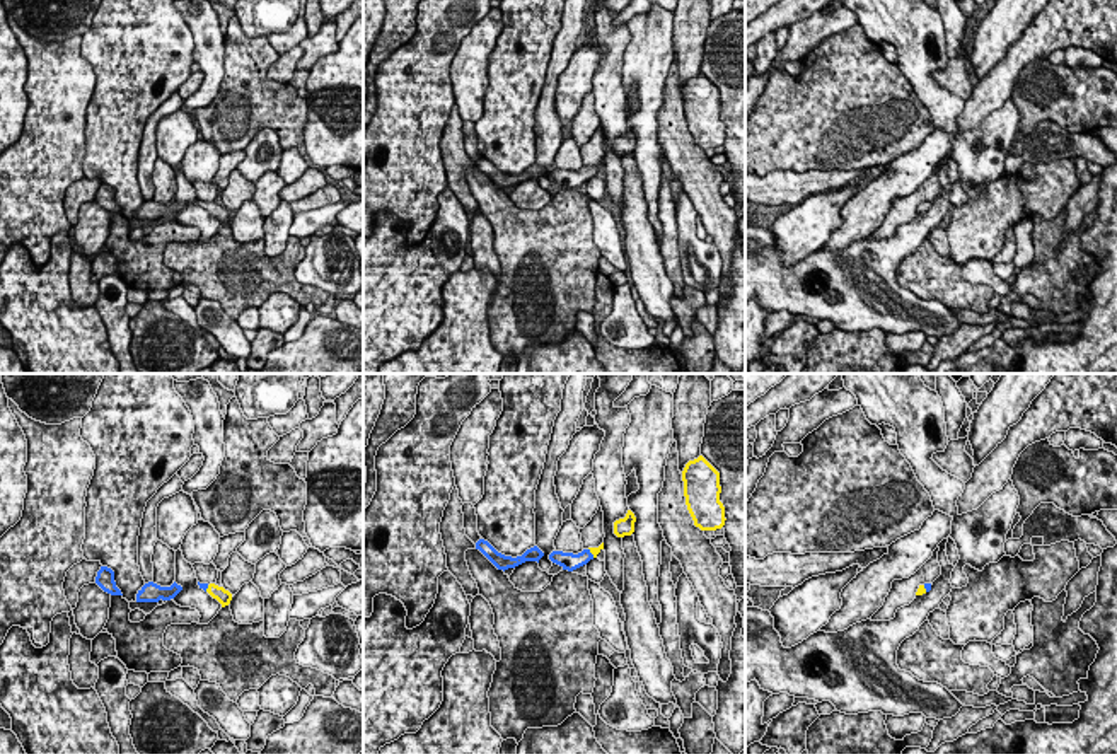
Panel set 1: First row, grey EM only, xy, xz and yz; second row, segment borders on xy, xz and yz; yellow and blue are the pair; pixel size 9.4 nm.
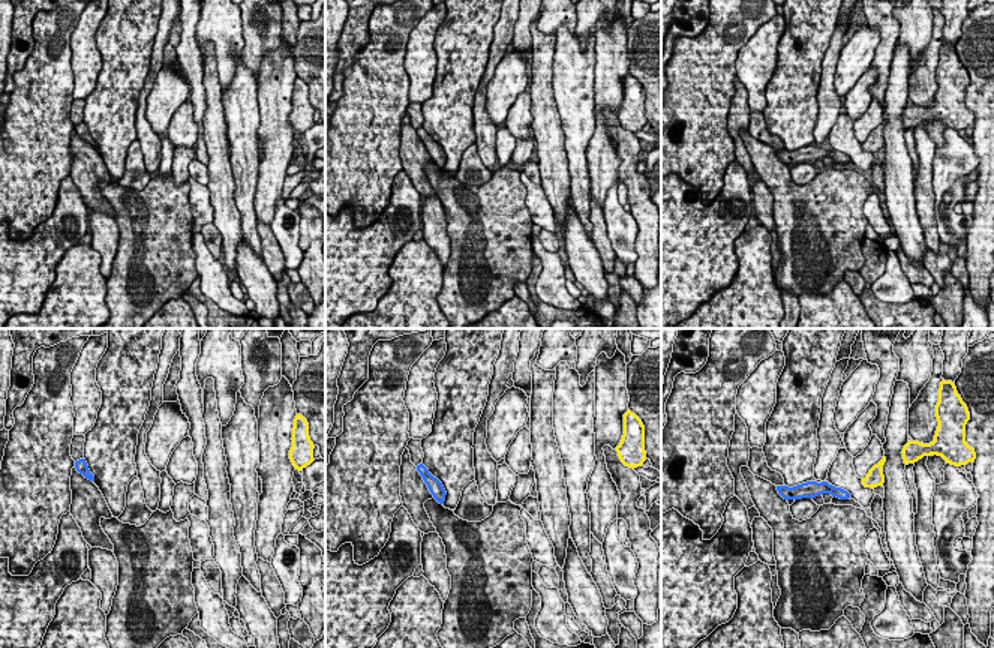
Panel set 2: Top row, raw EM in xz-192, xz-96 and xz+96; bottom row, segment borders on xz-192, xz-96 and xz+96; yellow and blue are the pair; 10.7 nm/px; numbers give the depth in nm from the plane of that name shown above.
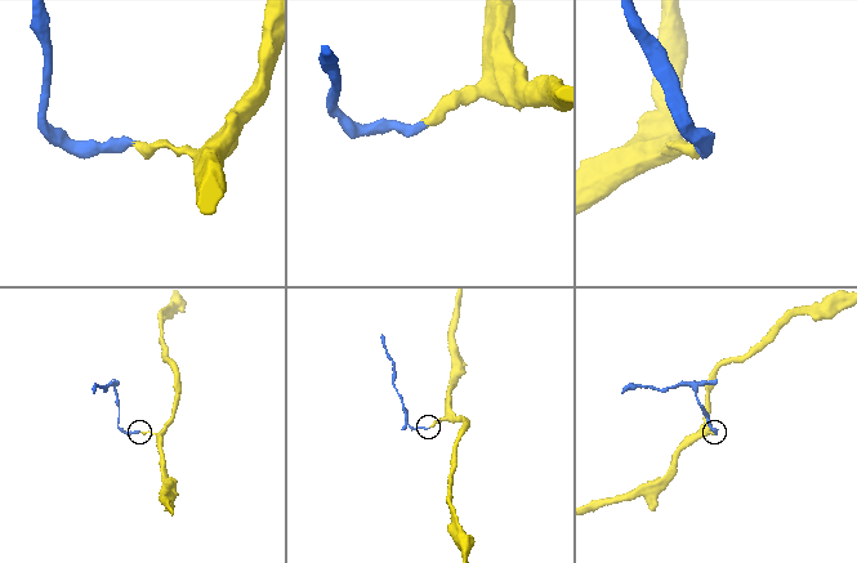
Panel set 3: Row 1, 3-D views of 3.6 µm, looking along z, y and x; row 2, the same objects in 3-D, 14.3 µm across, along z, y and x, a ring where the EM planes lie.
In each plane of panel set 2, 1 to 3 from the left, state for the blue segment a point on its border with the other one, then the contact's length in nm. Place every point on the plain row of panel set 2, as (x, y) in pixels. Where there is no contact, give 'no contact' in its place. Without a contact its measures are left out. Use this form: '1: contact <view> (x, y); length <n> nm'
1: no contact
2: no contact
3: no contact

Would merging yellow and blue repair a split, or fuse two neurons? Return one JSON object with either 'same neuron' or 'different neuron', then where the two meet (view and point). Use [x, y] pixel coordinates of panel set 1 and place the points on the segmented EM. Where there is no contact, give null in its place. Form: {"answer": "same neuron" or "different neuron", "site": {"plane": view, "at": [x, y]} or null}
{"answer": "same neuron", "site": {"plane": "xz", "at": [590, 551]}}

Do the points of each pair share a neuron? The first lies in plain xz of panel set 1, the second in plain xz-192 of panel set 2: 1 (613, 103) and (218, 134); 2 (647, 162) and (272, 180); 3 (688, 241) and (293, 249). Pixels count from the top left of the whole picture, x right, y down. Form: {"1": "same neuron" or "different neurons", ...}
{"1": "same neuron", "2": "different neurons", "3": "same neuron"}

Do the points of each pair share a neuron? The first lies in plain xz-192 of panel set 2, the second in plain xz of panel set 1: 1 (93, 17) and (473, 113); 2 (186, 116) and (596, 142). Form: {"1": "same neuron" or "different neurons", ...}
{"1": "same neuron", "2": "different neurons"}

